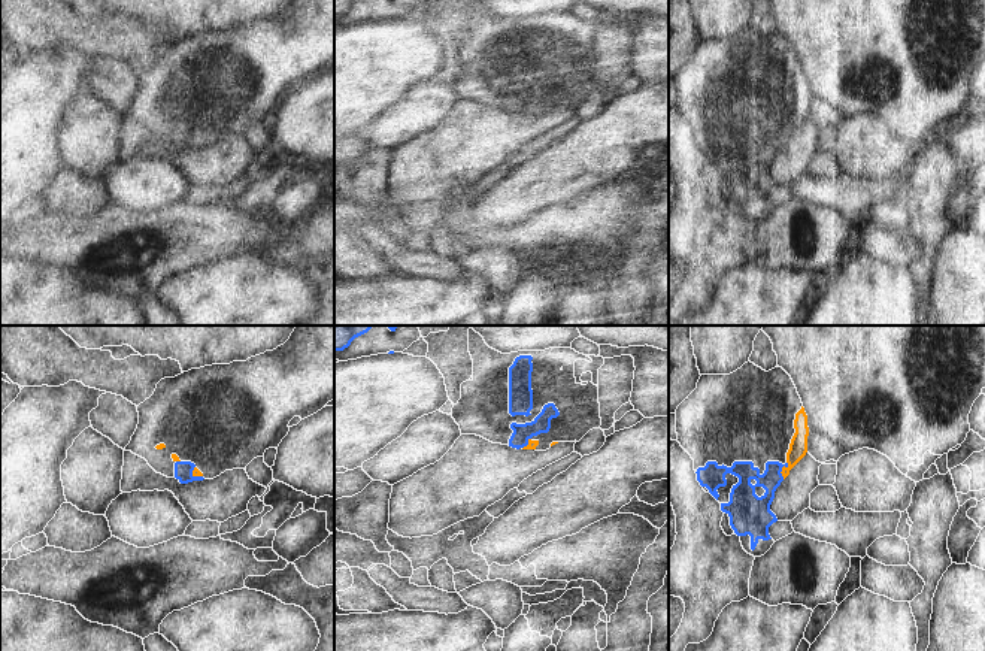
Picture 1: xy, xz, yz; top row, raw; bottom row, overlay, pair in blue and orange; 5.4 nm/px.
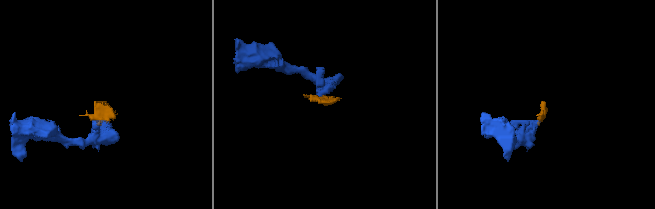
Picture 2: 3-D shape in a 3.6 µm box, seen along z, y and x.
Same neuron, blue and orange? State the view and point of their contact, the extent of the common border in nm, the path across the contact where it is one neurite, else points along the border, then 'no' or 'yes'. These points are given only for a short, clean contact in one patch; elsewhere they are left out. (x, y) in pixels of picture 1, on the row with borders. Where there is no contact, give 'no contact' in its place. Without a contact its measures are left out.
contact yz (781, 469); length 100 nm; border yz (787, 462), (781, 469), (782, 478); no

